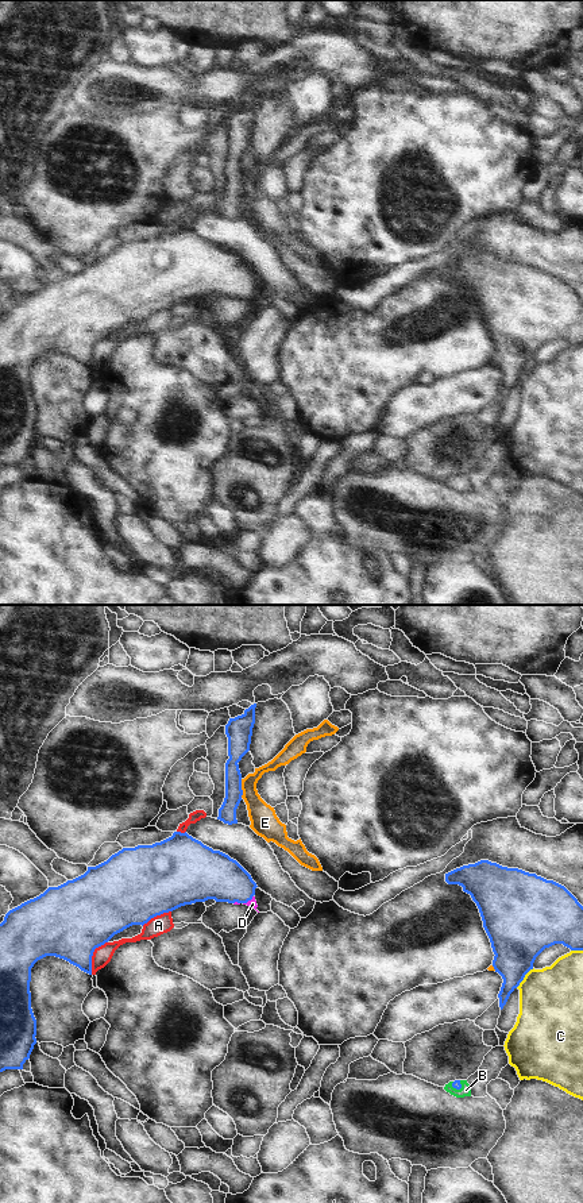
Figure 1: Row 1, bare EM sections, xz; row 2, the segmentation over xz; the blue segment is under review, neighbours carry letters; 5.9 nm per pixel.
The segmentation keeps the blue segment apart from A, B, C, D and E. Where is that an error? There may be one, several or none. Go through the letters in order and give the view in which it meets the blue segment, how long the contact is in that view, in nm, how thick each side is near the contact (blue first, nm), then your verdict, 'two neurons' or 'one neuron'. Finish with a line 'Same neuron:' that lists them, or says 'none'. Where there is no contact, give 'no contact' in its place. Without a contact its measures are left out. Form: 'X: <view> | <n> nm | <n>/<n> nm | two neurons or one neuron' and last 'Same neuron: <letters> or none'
A: xz | 220 nm | 440/110 nm | two neurons
B: xz | 80 nm | 50/60 nm | one neuron
C: xz | 160 nm | 320/380 nm | two neurons
D: xz | 80 nm | 280/50 nm | one neuron
E: xz | 110 nm | 120/160 nm | two neurons
Same neuron: B, D

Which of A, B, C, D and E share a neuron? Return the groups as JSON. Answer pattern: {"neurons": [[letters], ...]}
{"neurons": [["A"], ["B", "D"], ["C"], ["E"]]}

